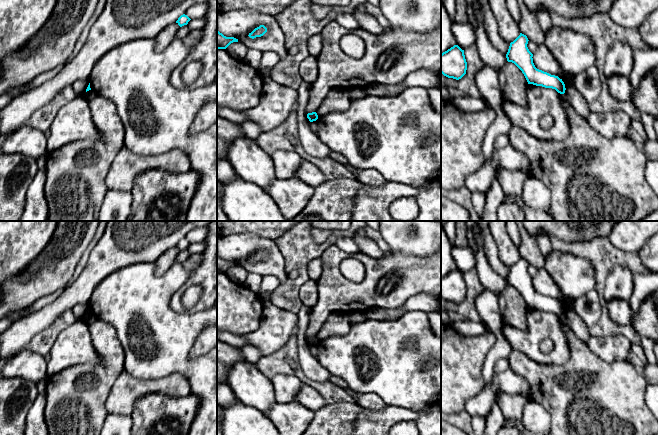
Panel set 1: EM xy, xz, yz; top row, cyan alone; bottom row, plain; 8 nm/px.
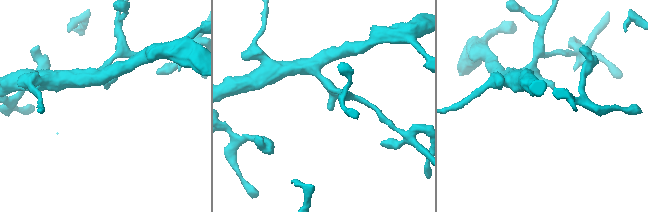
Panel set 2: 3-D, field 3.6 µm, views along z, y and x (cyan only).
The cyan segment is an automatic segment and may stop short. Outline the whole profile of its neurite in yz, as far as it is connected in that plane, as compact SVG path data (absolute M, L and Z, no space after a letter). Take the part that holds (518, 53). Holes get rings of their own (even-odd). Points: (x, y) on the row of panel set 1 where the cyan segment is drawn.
M520 35L510 43L506 58L514 63L524 74L528 84L555 89L558 93L565 93L565 84L558 76L539 70L533 63L533 54L529 51L526 35Z

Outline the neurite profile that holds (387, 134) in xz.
M409 87L396 96L366 95L350 102L350 107L342 112L332 112L316 120L317 136L331 151L344 156L348 163L357 169L375 169L380 172L388 182L404 183L416 188L426 188L435 179L434 174L441 168L441 113L436 112L430 102L428 90L422 87Z

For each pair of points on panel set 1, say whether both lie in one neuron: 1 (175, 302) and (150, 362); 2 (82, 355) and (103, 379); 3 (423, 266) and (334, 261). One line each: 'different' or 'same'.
1: different
2: different
3: same

